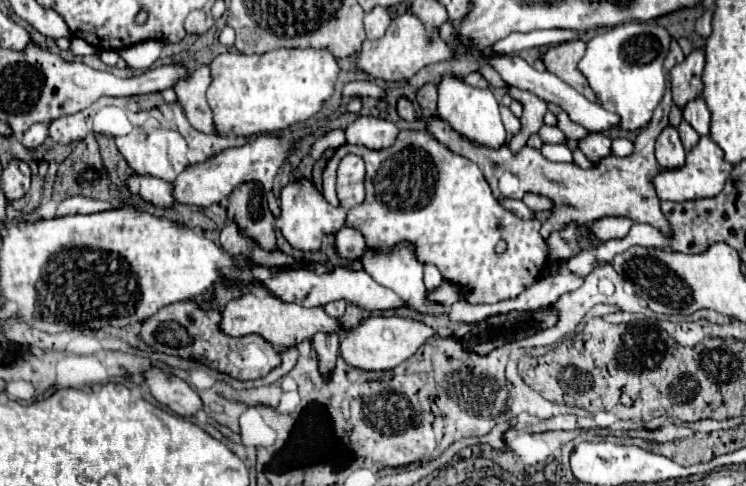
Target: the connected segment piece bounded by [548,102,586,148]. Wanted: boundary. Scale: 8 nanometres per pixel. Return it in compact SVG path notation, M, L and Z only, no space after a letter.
M550 102L550 104L548 104L548 110L554 112L554 114L558 116L558 128L564 132L564 136L566 136L566 144L568 144L570 148L576 148L576 146L578 146L578 140L586 136L584 128L582 128L580 124L572 122L572 120L568 118L568 114L566 114L558 104L552 104L552 102Z

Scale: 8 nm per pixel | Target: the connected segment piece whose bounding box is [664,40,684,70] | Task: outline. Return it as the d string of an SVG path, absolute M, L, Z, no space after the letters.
M672 40L672 44L670 44L670 54L668 54L666 62L664 62L664 68L666 68L666 70L670 70L670 68L674 68L676 64L680 64L682 60L684 60L684 54L682 54L682 50L680 50L678 42L676 42L676 40Z

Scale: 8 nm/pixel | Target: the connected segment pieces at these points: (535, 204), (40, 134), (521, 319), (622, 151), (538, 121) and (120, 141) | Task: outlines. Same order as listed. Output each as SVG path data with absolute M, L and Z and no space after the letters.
M526 194L524 198L522 198L522 202L530 208L530 210L534 210L534 212L540 212L540 210L552 210L552 204L550 204L550 200L546 200L544 196L538 196L538 194Z
M34 124L28 132L22 134L20 142L22 142L24 148L34 150L34 148L38 148L46 140L46 136L48 136L48 124Z
M552 306L538 308L534 312L508 312L490 316L484 322L478 322L460 342L466 350L486 356L502 344L522 340L534 332L552 328L558 322L558 312Z
M614 138L612 140L612 154L614 156L628 156L628 154L632 154L632 150L634 150L634 144L628 138Z
M510 88L510 96L514 100L520 100L524 104L524 114L520 118L520 130L512 136L512 140L508 142L510 152L518 152L520 148L526 146L526 140L536 134L542 126L544 126L544 114L546 114L546 102L542 98L538 98L532 92L526 90L518 90L518 88Z
M134 128L128 136L116 138L116 146L122 152L122 156L128 160L128 164L142 176L158 176L166 182L174 182L180 172L188 168L188 146L186 140L180 136L180 132L168 130L168 128Z

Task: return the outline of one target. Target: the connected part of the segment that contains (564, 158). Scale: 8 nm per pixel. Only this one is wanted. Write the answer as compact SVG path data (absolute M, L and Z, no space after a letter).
M544 144L540 152L550 162L572 162L572 150L564 144Z

